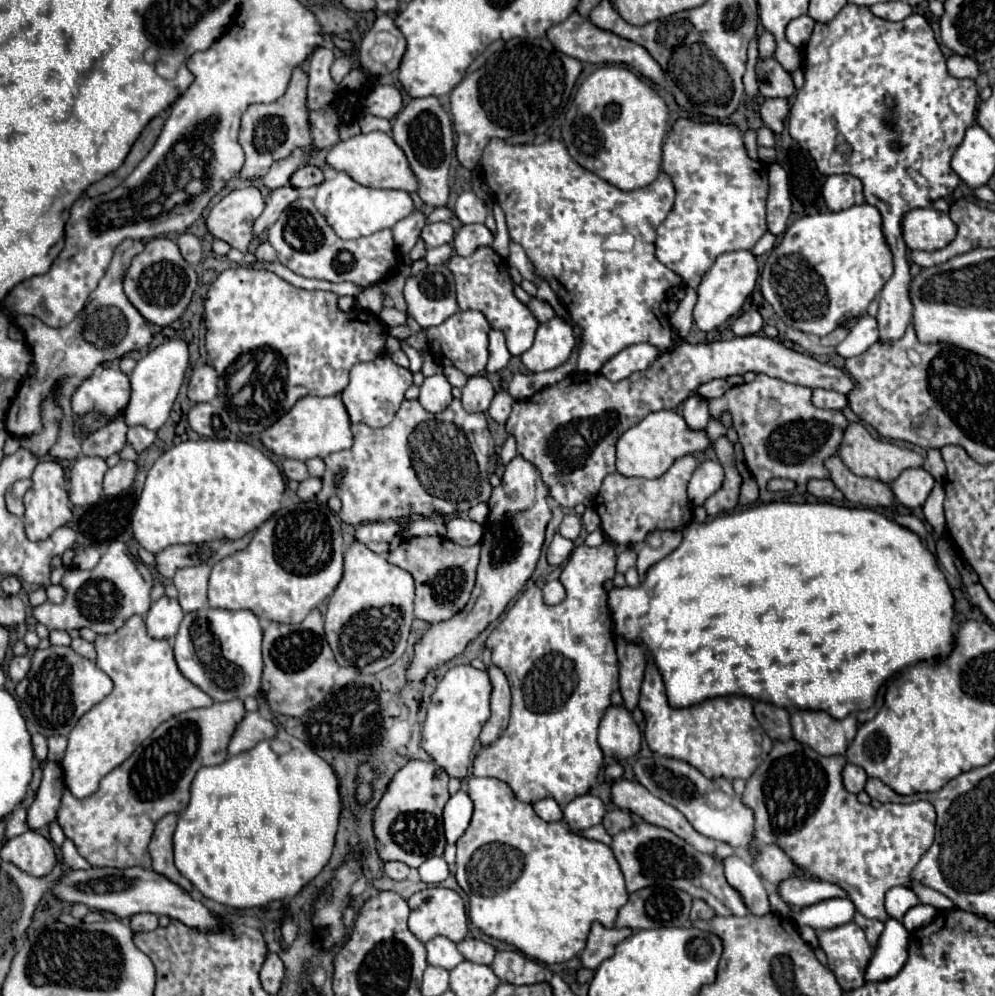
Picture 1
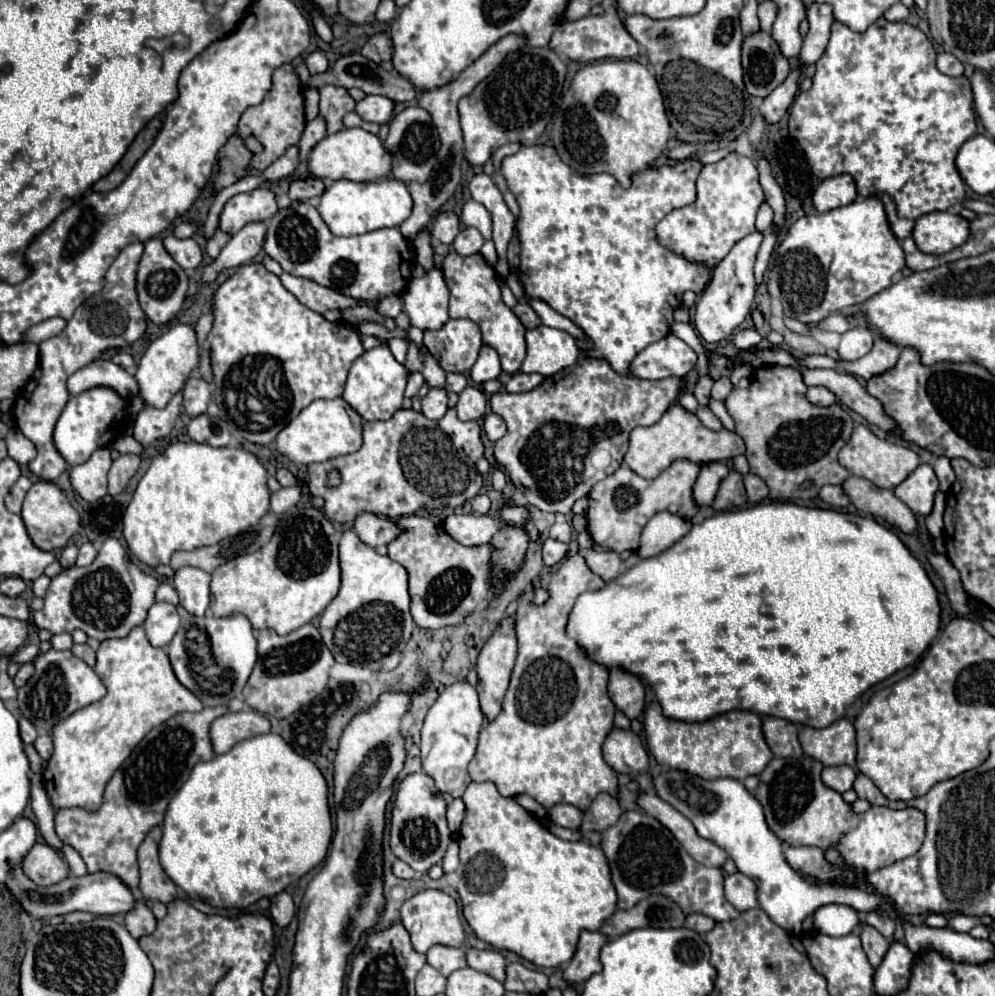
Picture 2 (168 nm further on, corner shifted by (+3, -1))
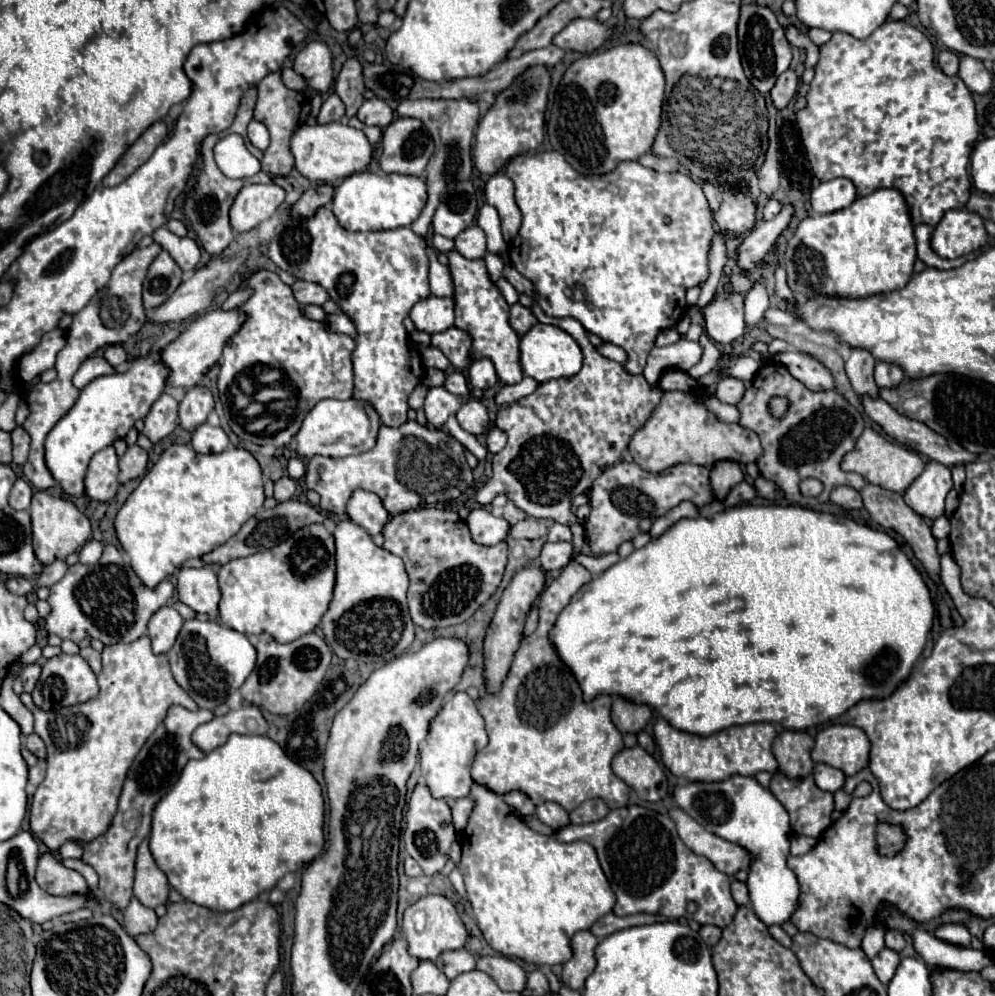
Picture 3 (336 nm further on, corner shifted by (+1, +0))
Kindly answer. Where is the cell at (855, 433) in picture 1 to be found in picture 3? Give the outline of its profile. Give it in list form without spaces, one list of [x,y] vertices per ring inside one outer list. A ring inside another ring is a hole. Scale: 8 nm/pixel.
[[[866,427],[864,433],[858,437],[856,447],[850,453],[846,453],[846,457],[842,461],[842,469],[860,473],[872,485],[902,493],[924,471],[924,461],[920,459],[920,455],[916,451],[912,451],[904,445],[898,445],[898,443],[892,443],[886,437],[882,437],[880,433],[876,433],[872,427]]]

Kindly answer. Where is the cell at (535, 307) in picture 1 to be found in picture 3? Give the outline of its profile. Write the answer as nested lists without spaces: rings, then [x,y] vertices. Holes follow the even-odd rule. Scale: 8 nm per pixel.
[[[520,303],[512,305],[512,309],[510,309],[510,325],[518,335],[524,335],[536,323],[538,323],[538,319],[532,315],[530,309],[522,307]]]

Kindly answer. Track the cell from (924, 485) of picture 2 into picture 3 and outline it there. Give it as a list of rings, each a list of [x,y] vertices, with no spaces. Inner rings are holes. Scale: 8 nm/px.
[[[930,461],[922,475],[904,491],[904,501],[922,517],[936,519],[944,515],[944,499],[954,487],[950,469]]]

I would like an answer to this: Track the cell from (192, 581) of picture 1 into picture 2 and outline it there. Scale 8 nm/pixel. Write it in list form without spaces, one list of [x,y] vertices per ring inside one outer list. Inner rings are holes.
[[[184,566],[174,574],[174,588],[180,598],[180,606],[184,606],[194,616],[204,616],[210,602],[210,574]]]

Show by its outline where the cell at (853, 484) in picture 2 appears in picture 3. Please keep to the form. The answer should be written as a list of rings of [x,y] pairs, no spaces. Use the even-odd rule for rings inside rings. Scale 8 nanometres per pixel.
[[[866,485],[862,491],[860,491],[862,499],[864,499],[864,507],[866,511],[870,513],[872,521],[882,525],[884,529],[892,529],[896,531],[900,537],[904,537],[904,541],[912,547],[916,559],[922,563],[922,567],[926,569],[928,577],[940,585],[940,555],[936,551],[936,539],[934,535],[930,533],[930,527],[928,523],[924,521],[924,517],[920,517],[918,513],[914,513],[902,499],[900,493],[894,493],[894,491],[886,491],[882,487],[876,487],[876,485]]]

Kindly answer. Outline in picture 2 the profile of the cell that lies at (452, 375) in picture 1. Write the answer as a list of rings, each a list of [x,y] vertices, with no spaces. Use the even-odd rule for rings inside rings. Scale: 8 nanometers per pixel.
[[[446,374],[446,390],[460,394],[468,384],[468,378],[464,374]]]

